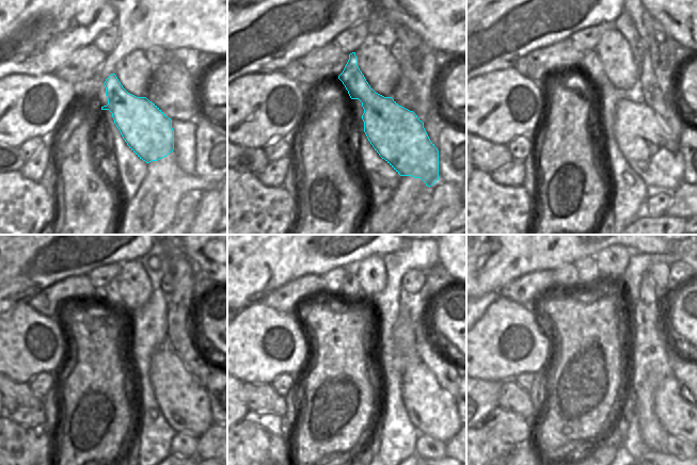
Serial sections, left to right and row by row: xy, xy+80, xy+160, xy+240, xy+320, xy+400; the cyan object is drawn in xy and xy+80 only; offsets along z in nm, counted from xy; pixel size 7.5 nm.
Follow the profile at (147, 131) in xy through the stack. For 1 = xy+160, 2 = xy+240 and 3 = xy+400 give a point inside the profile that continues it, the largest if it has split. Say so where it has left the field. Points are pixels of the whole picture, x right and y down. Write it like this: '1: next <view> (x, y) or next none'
1: next xy+160 (652, 153)
2: next xy+240 (186, 405)
3: next xy+400 (680, 416)

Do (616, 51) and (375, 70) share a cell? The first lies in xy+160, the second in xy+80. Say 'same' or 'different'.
same

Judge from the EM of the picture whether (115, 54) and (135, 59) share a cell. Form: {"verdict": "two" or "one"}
{"verdict": "two"}

